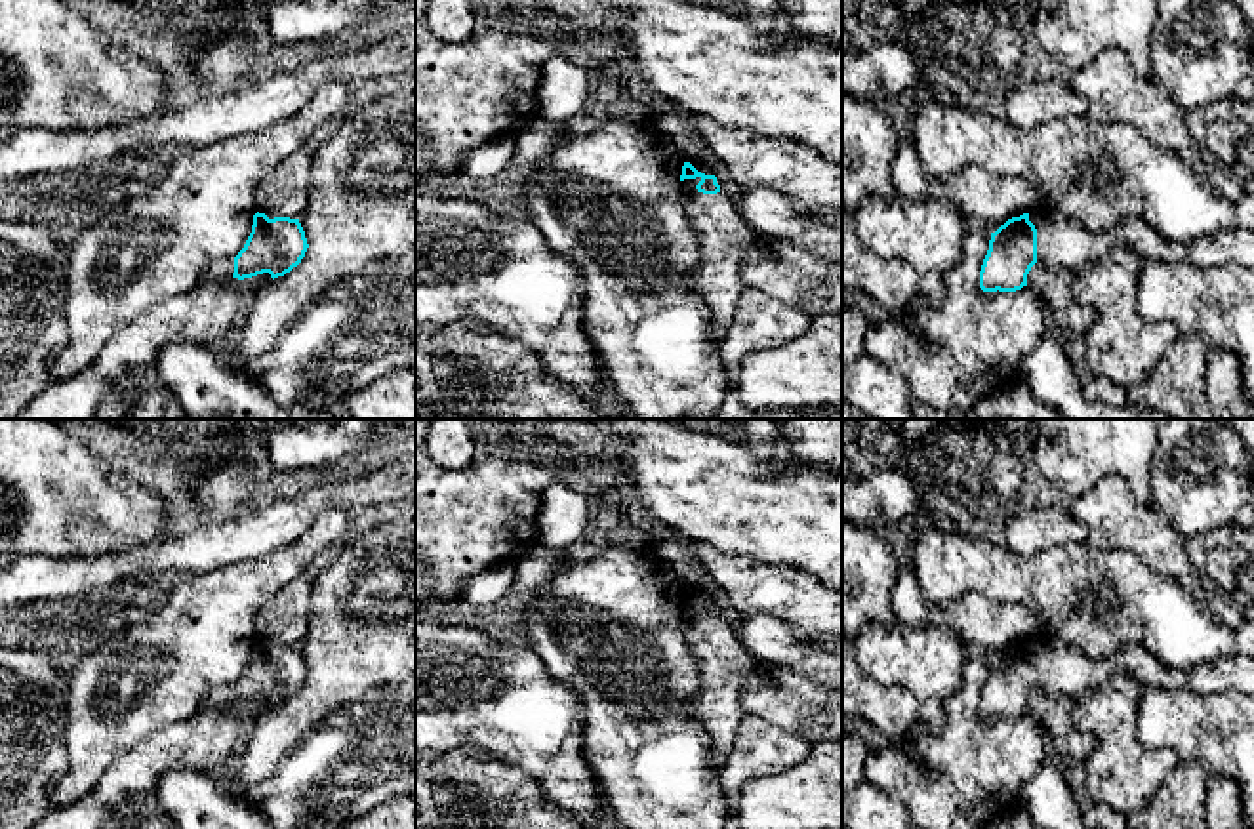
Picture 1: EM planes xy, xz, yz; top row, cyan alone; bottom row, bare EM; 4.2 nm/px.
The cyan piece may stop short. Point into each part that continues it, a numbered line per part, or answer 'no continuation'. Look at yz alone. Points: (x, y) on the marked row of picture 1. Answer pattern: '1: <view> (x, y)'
1: yz (1062, 242)

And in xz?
1: xz (723, 237)

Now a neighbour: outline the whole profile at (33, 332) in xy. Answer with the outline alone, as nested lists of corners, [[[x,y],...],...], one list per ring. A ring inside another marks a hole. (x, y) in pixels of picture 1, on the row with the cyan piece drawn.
[[[0,278],[0,419],[17,419],[40,391],[55,383],[50,370],[67,341],[63,278],[42,290],[32,280]]]

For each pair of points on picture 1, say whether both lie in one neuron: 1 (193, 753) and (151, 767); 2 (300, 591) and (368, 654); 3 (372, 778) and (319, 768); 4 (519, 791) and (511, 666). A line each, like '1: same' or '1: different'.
1: same
2: different
3: same
4: different

